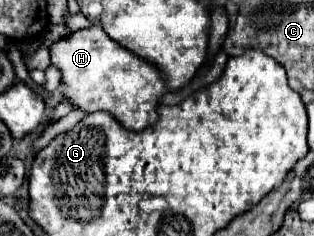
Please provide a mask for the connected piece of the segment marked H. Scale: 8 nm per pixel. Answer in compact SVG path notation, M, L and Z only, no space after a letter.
M100 25L74 31L70 37L56 41L50 47L50 61L62 75L62 99L72 107L84 113L106 111L128 131L142 131L156 123L156 107L158 99L166 93L166 81L152 63L128 53Z

